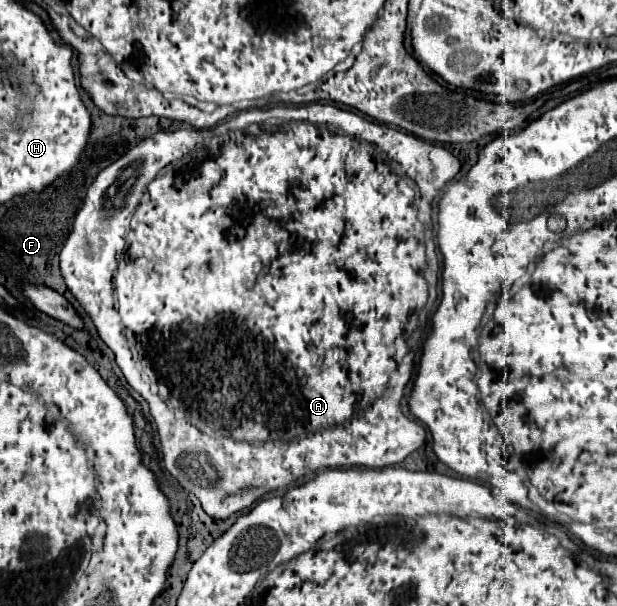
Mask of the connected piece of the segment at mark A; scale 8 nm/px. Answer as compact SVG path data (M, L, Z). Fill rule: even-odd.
M272 104L268 108L238 112L224 124L208 130L180 128L174 132L156 132L126 150L116 162L106 166L96 176L60 252L62 278L74 298L92 318L100 338L114 352L116 364L124 372L128 384L148 402L160 434L160 452L166 470L182 484L184 490L192 492L200 500L206 514L224 520L252 506L264 494L324 468L382 468L400 464L408 454L424 444L426 430L400 410L404 386L411 379L415 367L415 354L411 350L408 352L404 334L418 328L418 314L428 300L424 270L428 270L426 274L436 274L436 270L439 270L436 244L432 240L432 200L458 172L460 160L446 148L420 140L412 134L404 134L386 124L378 124L352 111L336 108L332 104Z

